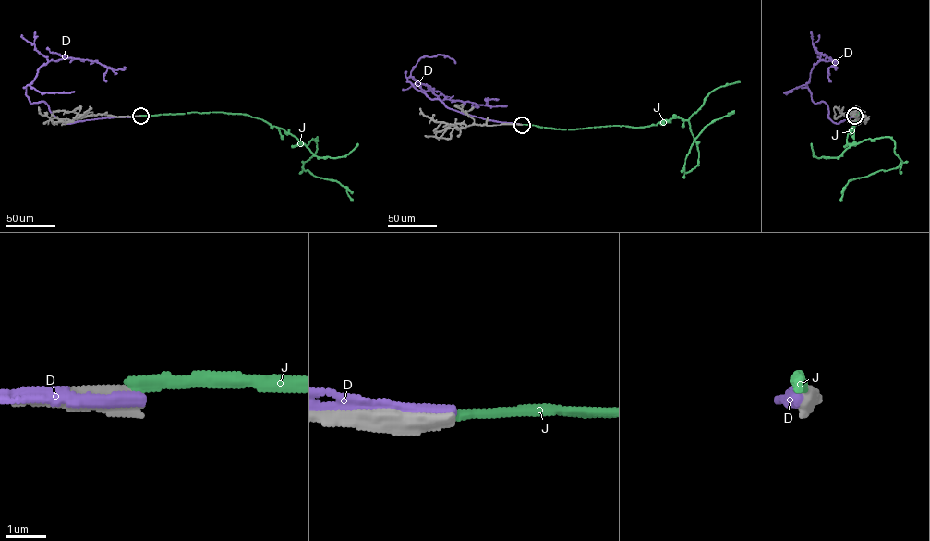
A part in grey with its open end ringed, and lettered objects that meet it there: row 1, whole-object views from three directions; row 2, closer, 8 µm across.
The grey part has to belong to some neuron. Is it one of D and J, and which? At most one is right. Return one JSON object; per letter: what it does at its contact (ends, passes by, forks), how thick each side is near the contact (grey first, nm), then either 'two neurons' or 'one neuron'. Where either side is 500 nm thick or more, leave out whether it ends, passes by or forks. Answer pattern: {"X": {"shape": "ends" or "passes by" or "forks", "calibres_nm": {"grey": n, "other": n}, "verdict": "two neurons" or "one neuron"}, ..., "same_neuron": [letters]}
{"D": {"shape": "passes by", "calibres_nm": {"grey": 480, "other": 260}, "verdict": "two neurons"}, "J": {"calibres_nm": {"grey": 550, "other": 240}, "verdict": "two neurons"}, "same_neuron": []}

